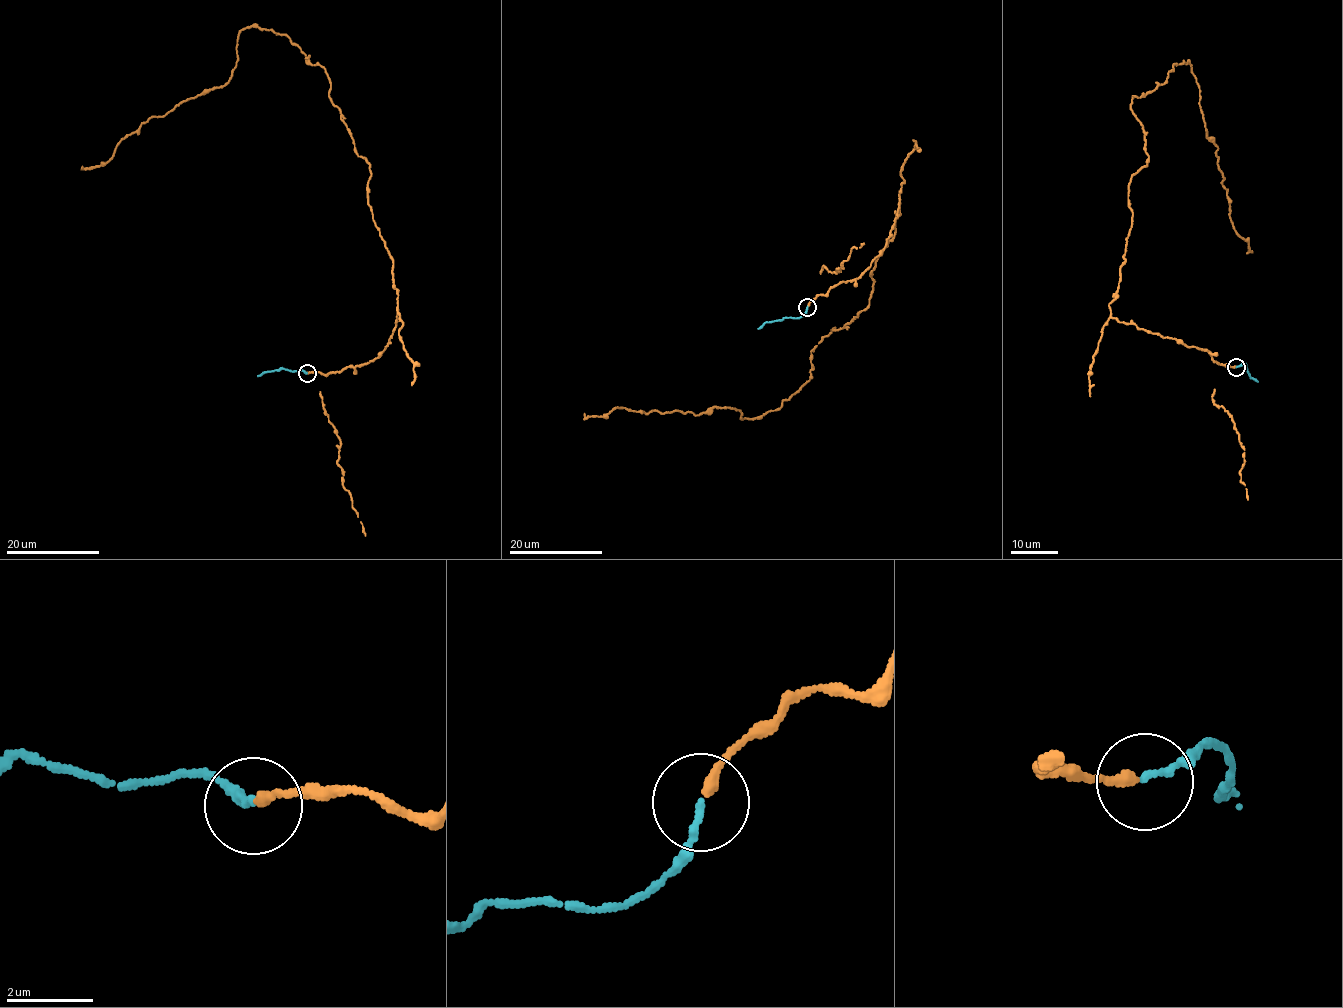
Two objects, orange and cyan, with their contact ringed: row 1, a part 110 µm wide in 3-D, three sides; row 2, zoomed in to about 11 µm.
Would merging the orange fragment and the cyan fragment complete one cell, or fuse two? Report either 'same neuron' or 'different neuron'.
same neuron

